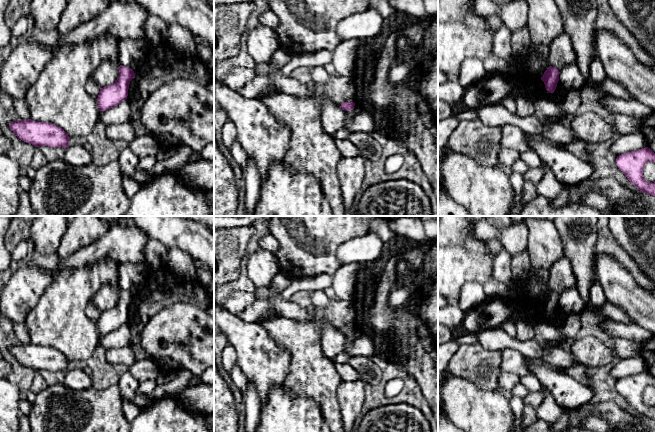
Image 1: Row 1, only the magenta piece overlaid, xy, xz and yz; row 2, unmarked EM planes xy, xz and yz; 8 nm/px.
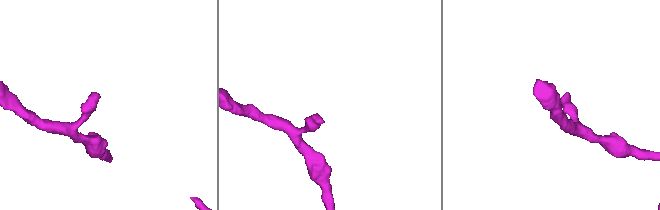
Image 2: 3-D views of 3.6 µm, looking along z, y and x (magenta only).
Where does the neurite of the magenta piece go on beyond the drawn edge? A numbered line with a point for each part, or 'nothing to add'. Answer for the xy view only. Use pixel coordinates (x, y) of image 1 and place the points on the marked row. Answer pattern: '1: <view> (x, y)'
nothing to add

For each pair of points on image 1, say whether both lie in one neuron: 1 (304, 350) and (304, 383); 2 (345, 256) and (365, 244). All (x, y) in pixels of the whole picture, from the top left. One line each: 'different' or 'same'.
1: same
2: same

